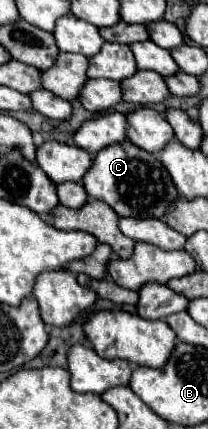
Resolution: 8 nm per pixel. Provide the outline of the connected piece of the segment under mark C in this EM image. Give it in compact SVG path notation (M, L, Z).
M115 143L99 151L93 167L83 177L83 187L91 199L99 199L115 209L119 217L165 219L165 211L181 197L161 161L133 143Z

